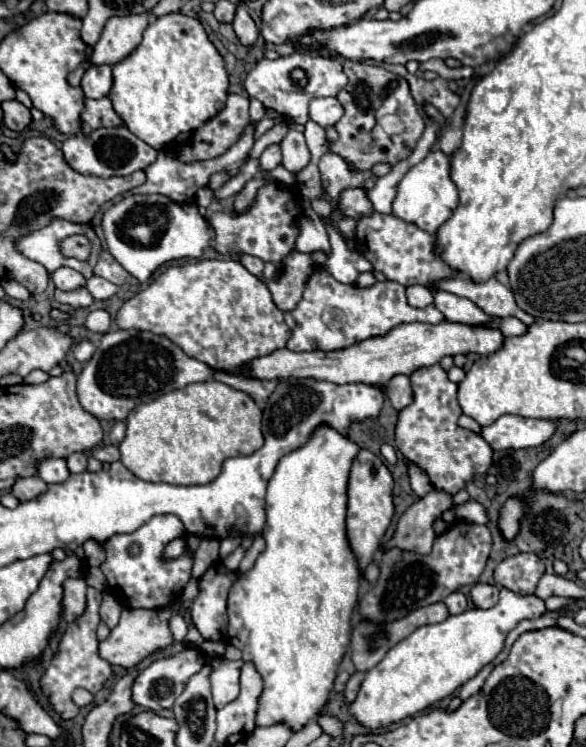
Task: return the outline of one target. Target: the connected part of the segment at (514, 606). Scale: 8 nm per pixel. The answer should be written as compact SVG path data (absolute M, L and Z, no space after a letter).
M502 589L500 599L492 609L474 607L460 615L450 615L442 623L418 627L410 637L394 645L386 657L366 673L354 703L348 707L348 713L360 725L380 729L432 707L488 665L502 651L506 633L512 631L512 627L516 627L522 619L536 619L544 611L544 601L536 595L520 597L508 589Z

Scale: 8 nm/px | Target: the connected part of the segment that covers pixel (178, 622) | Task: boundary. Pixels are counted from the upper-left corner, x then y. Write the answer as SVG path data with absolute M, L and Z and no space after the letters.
M180 613L170 619L170 629L172 629L172 635L176 641L184 641L184 637L188 635L188 623L184 621L184 617Z

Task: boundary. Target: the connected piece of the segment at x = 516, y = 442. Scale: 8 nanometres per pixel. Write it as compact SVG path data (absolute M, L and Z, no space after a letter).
M502 415L496 423L482 427L480 435L494 451L526 449L546 443L556 433L558 421L552 419L526 419L518 415Z

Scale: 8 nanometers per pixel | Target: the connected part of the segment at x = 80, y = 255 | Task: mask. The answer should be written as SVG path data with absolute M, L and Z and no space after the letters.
M76 235L76 237L68 237L66 241L62 241L60 249L62 249L60 253L64 257L74 257L78 261L88 261L88 257L92 253L92 243L84 235Z

